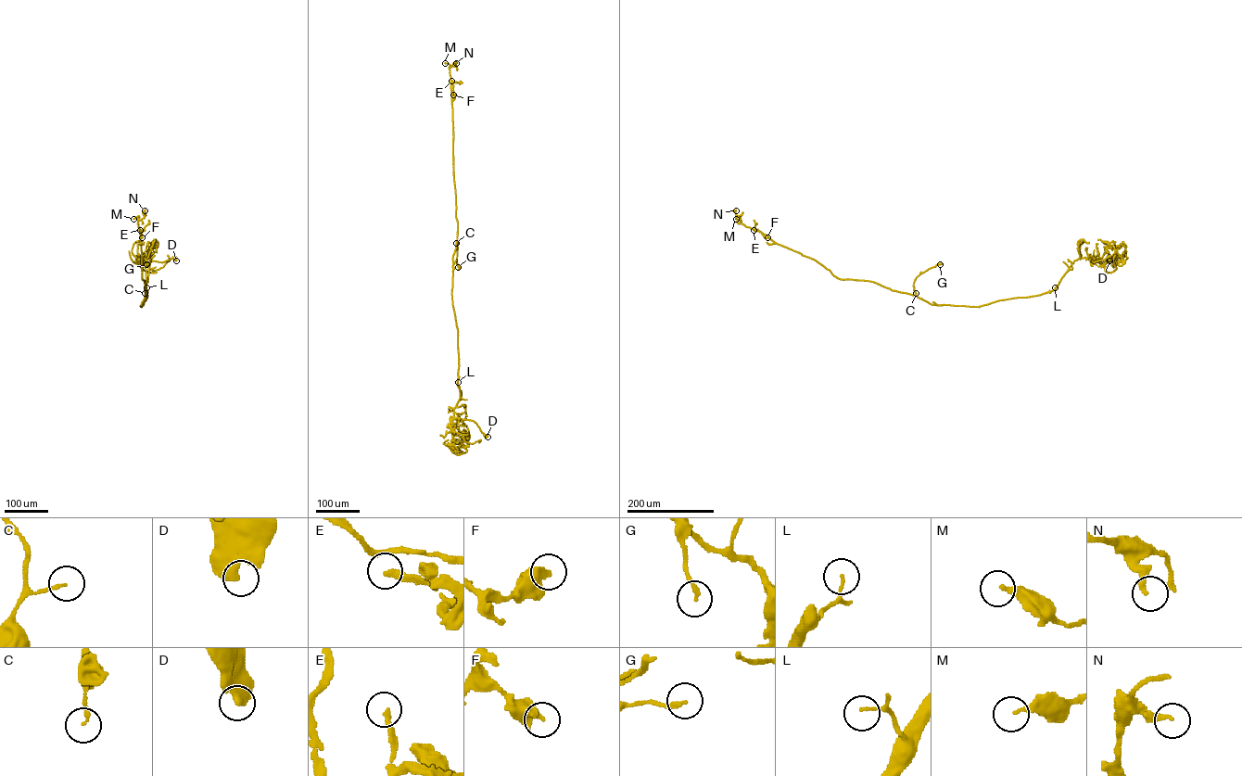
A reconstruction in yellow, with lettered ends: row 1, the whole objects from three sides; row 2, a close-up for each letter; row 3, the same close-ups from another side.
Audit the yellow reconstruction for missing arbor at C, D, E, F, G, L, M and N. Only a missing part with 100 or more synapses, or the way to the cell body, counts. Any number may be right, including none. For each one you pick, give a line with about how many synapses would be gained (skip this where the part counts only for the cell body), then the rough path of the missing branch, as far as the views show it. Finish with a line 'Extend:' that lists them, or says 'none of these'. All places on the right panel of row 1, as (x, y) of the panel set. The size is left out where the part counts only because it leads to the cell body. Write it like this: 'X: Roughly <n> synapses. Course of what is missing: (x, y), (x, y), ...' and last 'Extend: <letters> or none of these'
E: Roughly 150 synapses. Course of what is missing: (754, 230), (746, 231), (728, 215), (726, 220)
Extend: E

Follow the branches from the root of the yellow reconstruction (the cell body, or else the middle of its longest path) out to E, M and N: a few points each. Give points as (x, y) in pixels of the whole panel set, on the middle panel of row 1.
E: (486, 436), (473, 421), (453, 418), (460, 392), (451, 296), (457, 232), (451, 81)
M: (486, 436), (473, 421), (453, 418), (460, 395), (451, 296), (457, 222), (450, 67), (445, 63)
N: (486, 436), (473, 421), (453, 418), (460, 392), (451, 296), (457, 222), (449, 69), (456, 63)

